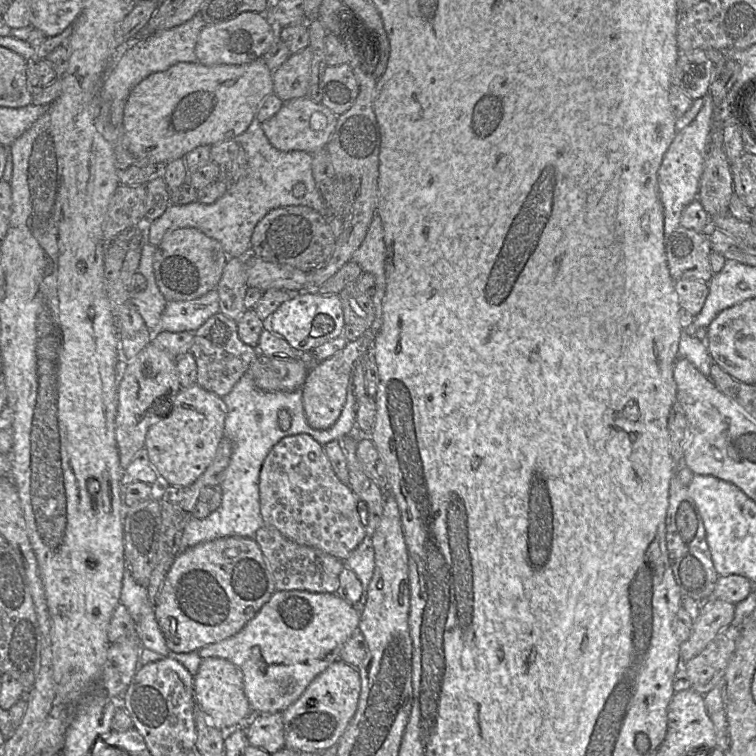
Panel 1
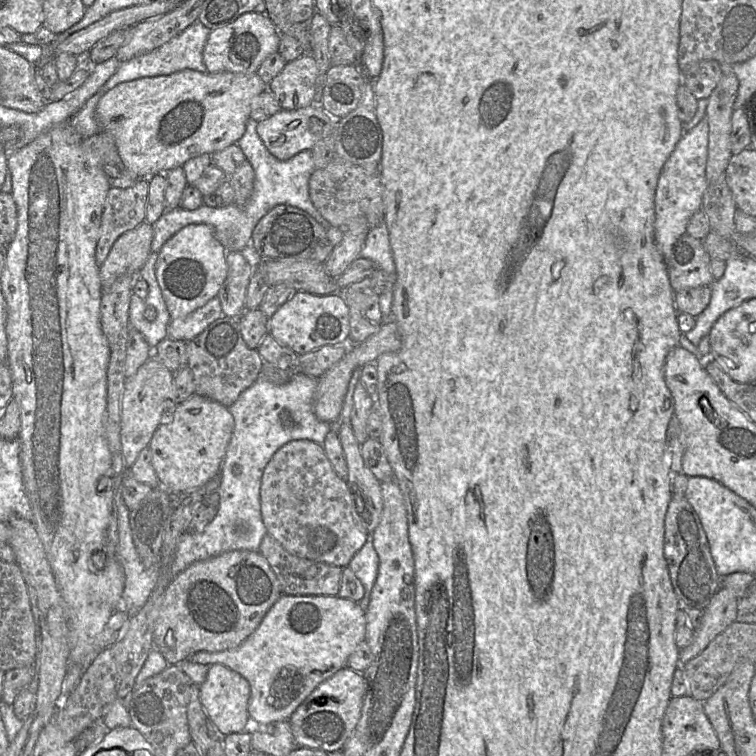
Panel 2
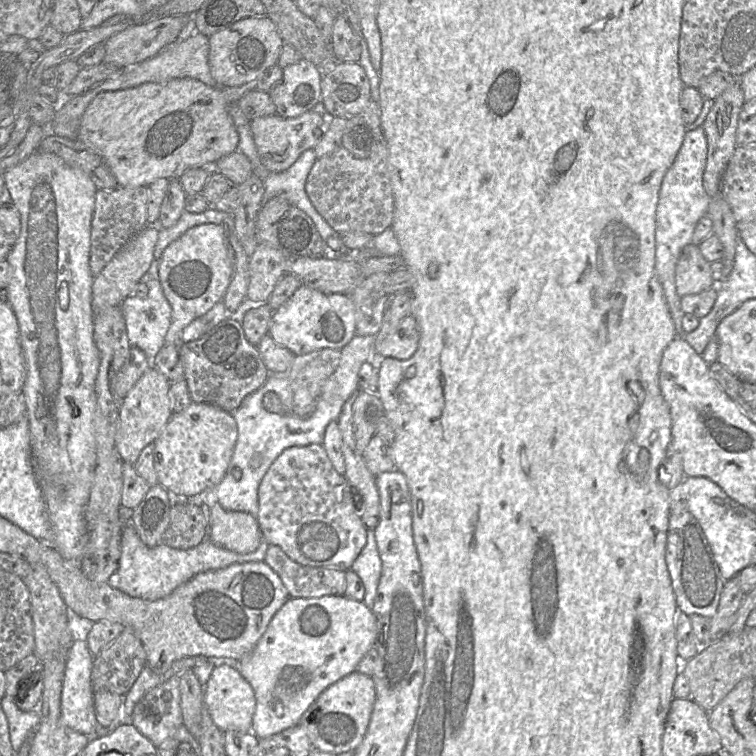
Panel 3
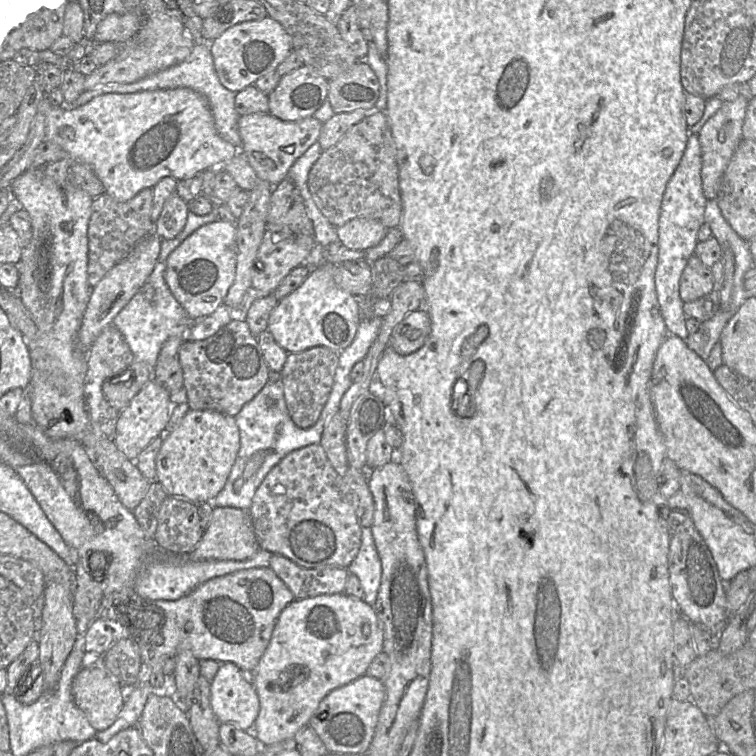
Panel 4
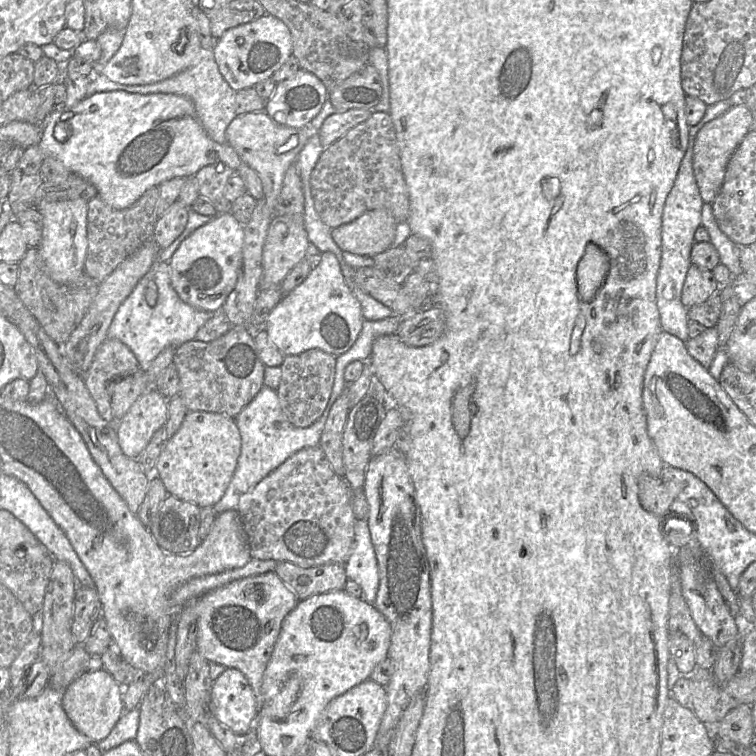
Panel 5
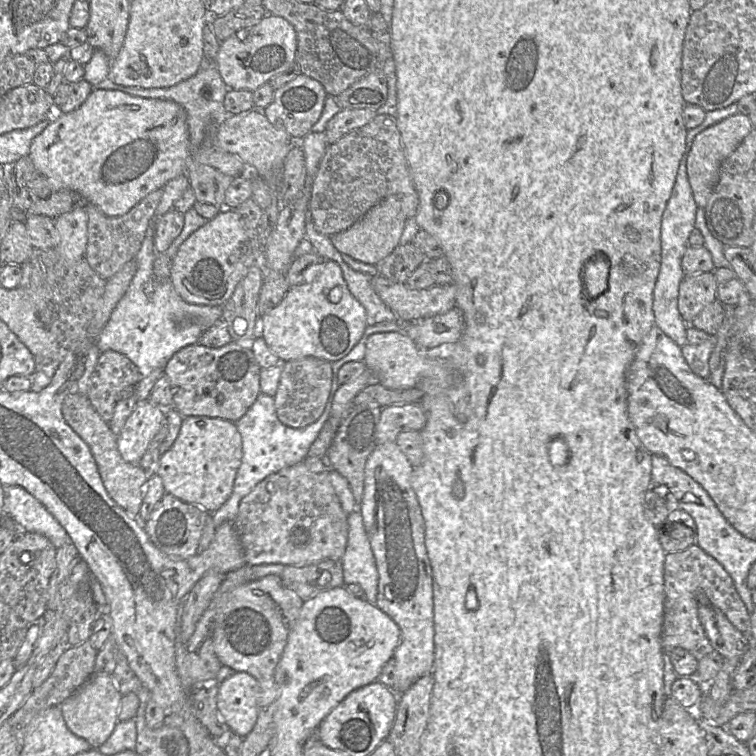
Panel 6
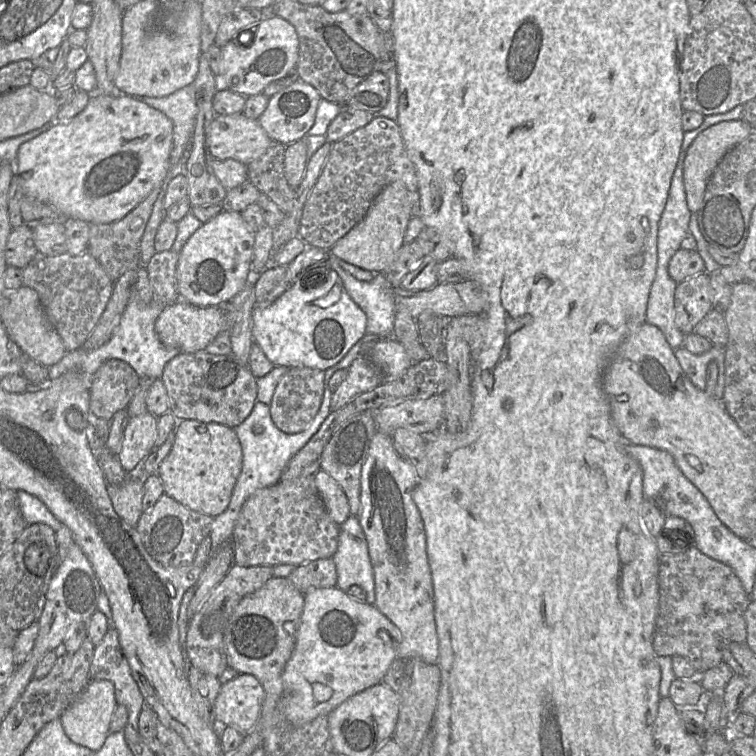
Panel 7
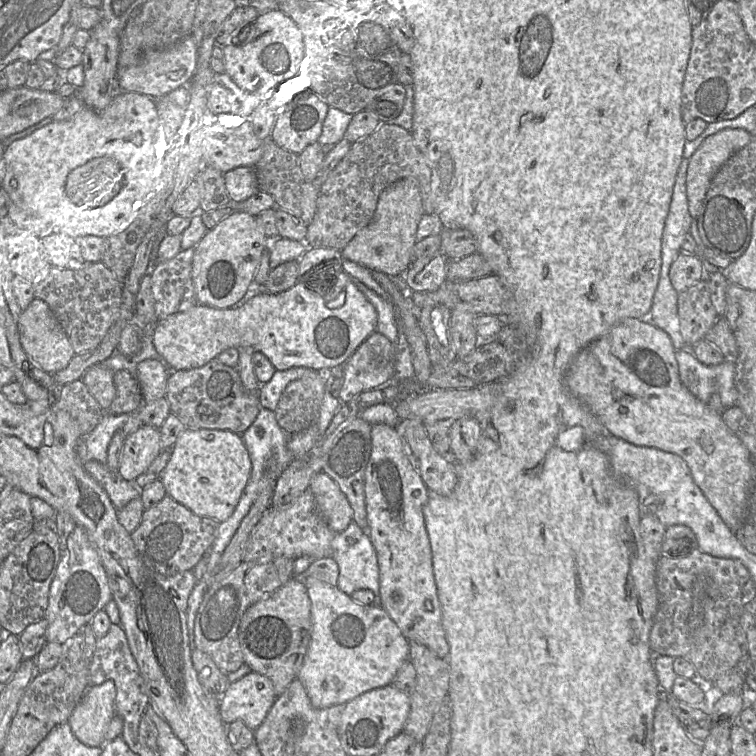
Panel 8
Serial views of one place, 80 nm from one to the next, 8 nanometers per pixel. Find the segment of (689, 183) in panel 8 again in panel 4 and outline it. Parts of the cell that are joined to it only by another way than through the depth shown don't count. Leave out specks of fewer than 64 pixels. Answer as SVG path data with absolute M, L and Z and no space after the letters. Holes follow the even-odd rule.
M739 96L734 101L723 102L721 108L708 119L697 134L702 157L702 189L707 200L717 199L727 165L740 141L743 139L742 126L746 115L748 101L749 100L744 97Z

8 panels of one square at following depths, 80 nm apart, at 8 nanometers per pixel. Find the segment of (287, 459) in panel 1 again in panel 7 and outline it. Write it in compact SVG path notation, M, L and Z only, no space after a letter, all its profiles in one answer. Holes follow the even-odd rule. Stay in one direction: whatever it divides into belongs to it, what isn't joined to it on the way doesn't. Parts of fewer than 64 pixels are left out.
M314 475L278 482L256 491L242 506L231 543L234 564L243 567L299 566L332 558L338 548L340 525L329 515L314 481Z

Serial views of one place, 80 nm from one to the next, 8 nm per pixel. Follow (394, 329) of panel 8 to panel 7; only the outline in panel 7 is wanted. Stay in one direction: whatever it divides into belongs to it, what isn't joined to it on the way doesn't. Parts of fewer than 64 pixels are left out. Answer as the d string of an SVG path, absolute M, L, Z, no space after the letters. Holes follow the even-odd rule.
M330 253L329 268L335 270L351 299L367 318L366 333L378 338L393 337L395 302L393 286L383 274L375 274L371 281L361 281L339 266L339 260Z

